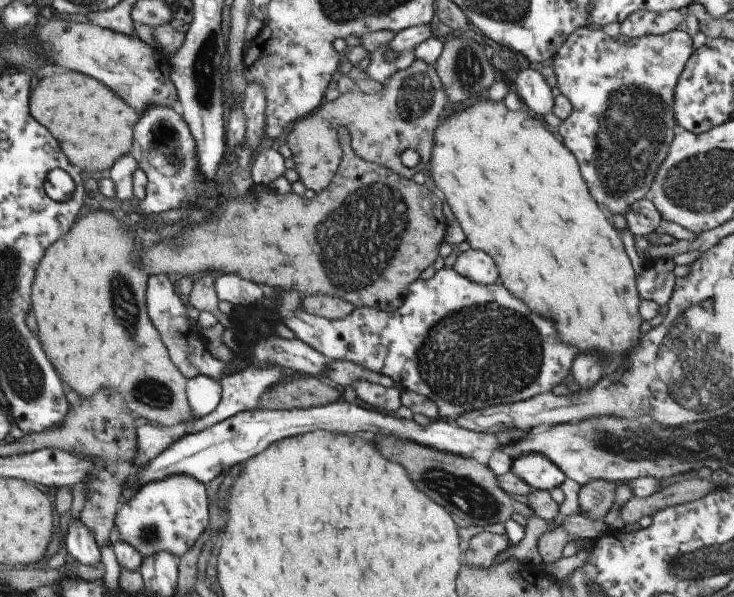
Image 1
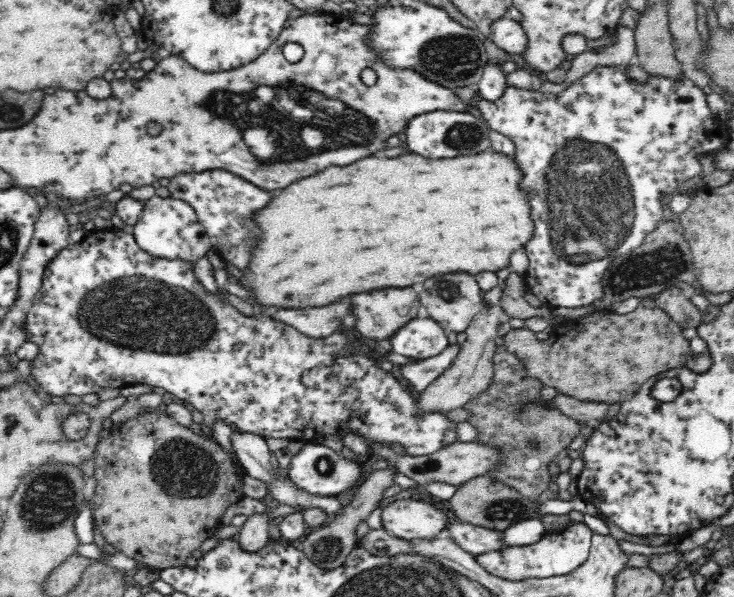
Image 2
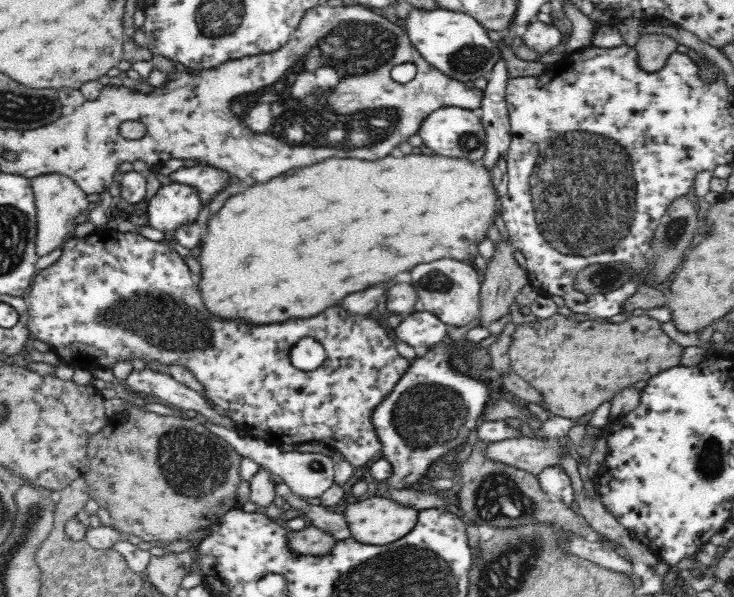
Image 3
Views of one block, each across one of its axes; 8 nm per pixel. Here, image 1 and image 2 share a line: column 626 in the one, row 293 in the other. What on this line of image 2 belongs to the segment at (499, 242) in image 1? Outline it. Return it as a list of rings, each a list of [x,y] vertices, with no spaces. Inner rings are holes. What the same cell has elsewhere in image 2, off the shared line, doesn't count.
[[[488,150],[460,158],[426,160],[416,154],[398,158],[362,158],[354,166],[330,166],[322,174],[276,190],[270,206],[255,216],[264,230],[241,284],[254,290],[251,302],[261,310],[332,304],[336,298],[374,288],[406,288],[436,274],[480,274],[510,266],[510,254],[534,234],[530,198],[520,188],[522,172],[514,155]]]

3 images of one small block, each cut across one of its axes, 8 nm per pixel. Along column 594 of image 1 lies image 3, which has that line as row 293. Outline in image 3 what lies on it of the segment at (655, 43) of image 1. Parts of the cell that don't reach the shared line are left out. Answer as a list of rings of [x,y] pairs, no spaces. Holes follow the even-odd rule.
[[[110,226],[96,230],[85,237],[79,238],[71,235],[63,244],[64,248],[62,248],[60,258],[37,273],[25,295],[29,305],[27,313],[29,332],[32,332],[39,340],[46,342],[51,350],[58,355],[61,364],[70,366],[74,370],[84,369],[91,372],[93,369],[112,369],[117,362],[132,362],[134,359],[140,359],[146,364],[148,362],[159,362],[161,365],[168,367],[171,365],[185,367],[206,388],[208,400],[212,404],[216,407],[220,406],[224,410],[224,414],[228,414],[228,417],[236,421],[249,436],[263,439],[272,445],[322,442],[329,449],[342,453],[354,467],[364,466],[370,460],[376,460],[376,454],[382,457],[382,443],[378,439],[378,433],[376,433],[372,421],[374,410],[378,410],[378,406],[382,406],[386,402],[386,398],[392,394],[392,390],[398,386],[398,382],[406,376],[406,371],[409,370],[410,366],[410,362],[396,351],[394,342],[388,337],[388,332],[374,318],[369,318],[366,315],[352,316],[352,314],[344,312],[340,306],[328,308],[314,318],[294,318],[294,320],[286,320],[286,322],[278,322],[278,324],[276,322],[274,324],[262,324],[262,326],[252,326],[252,324],[238,322],[238,320],[218,320],[212,314],[212,311],[206,308],[200,294],[199,284],[192,280],[190,267],[186,264],[185,258],[172,247],[173,242],[176,242],[173,233],[166,233],[162,240],[154,241],[136,231],[122,232],[116,227]],[[306,337],[316,339],[326,351],[324,364],[317,370],[308,372],[296,369],[290,358],[290,349],[298,340]]]

